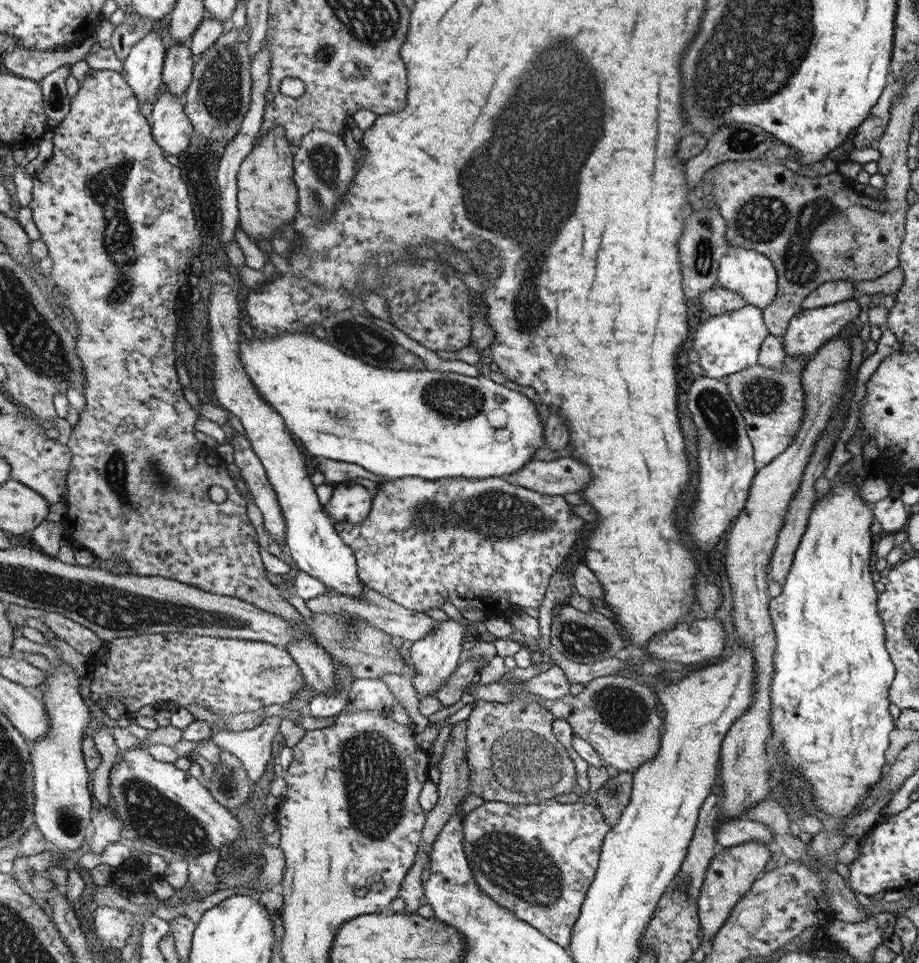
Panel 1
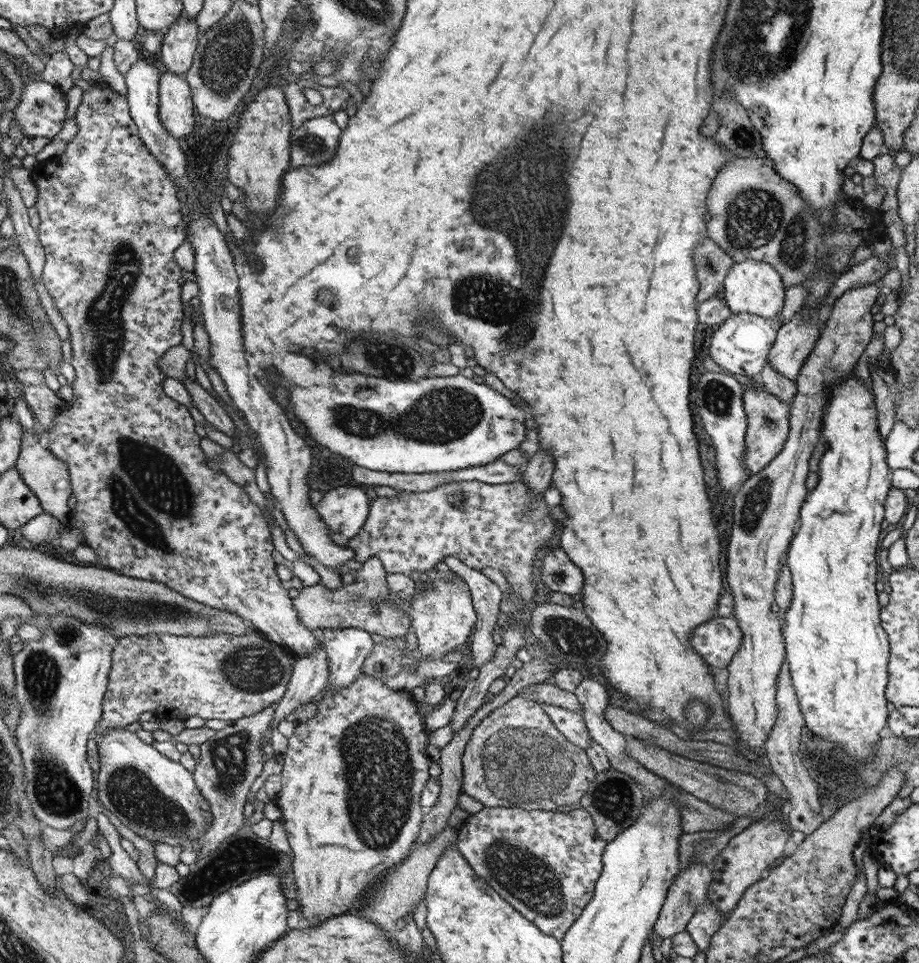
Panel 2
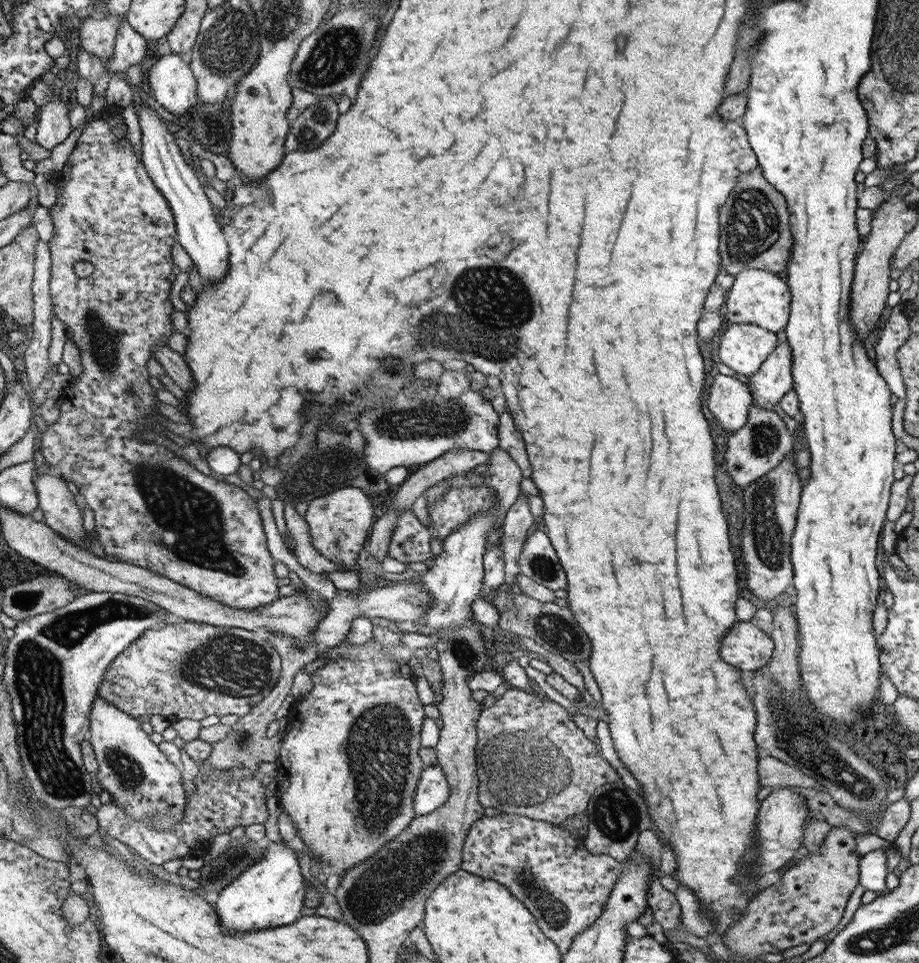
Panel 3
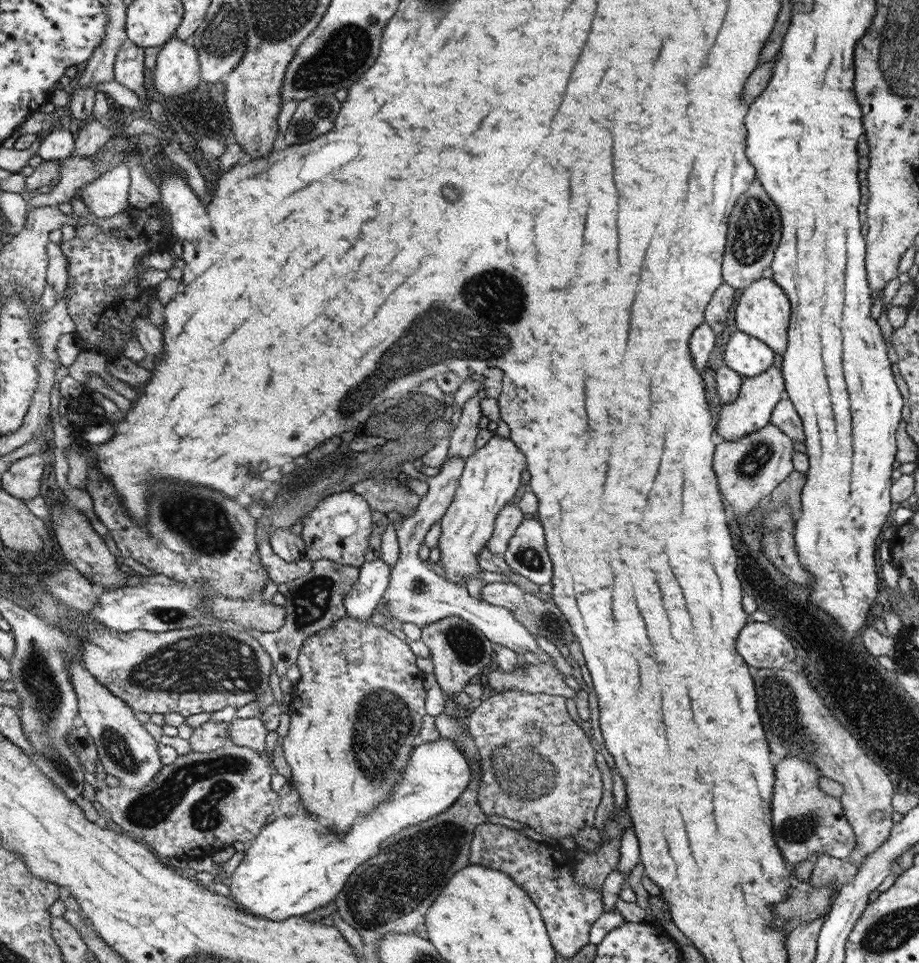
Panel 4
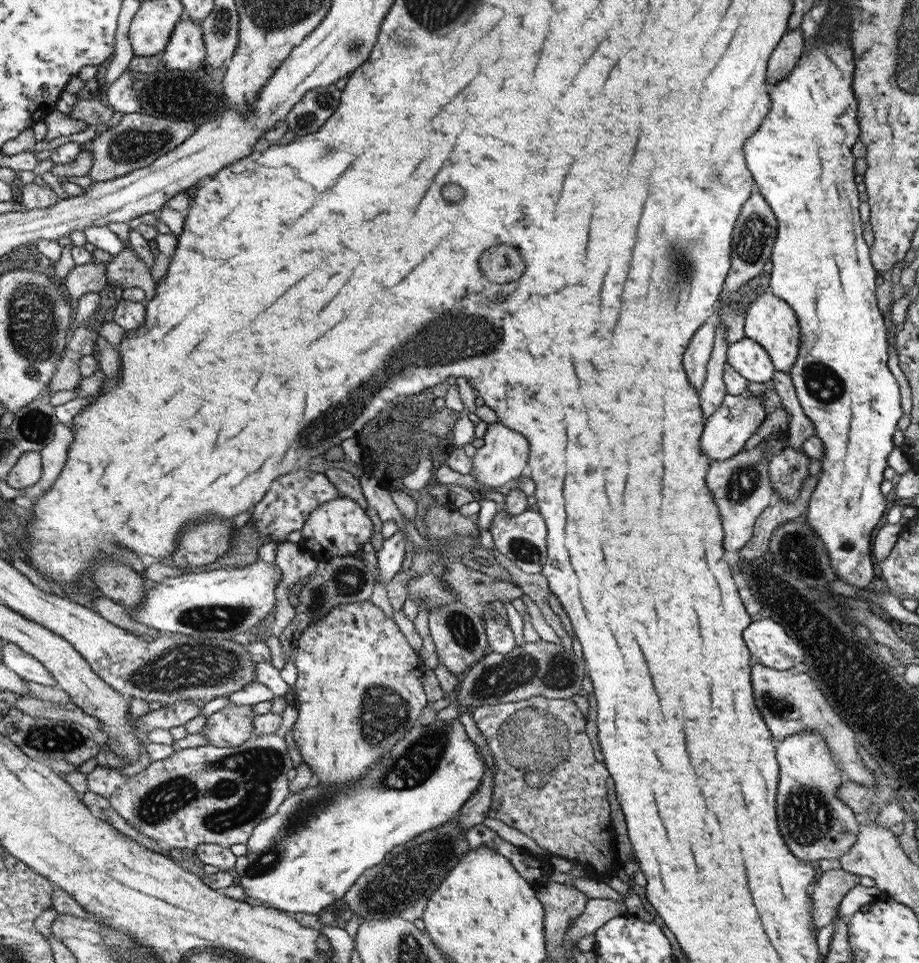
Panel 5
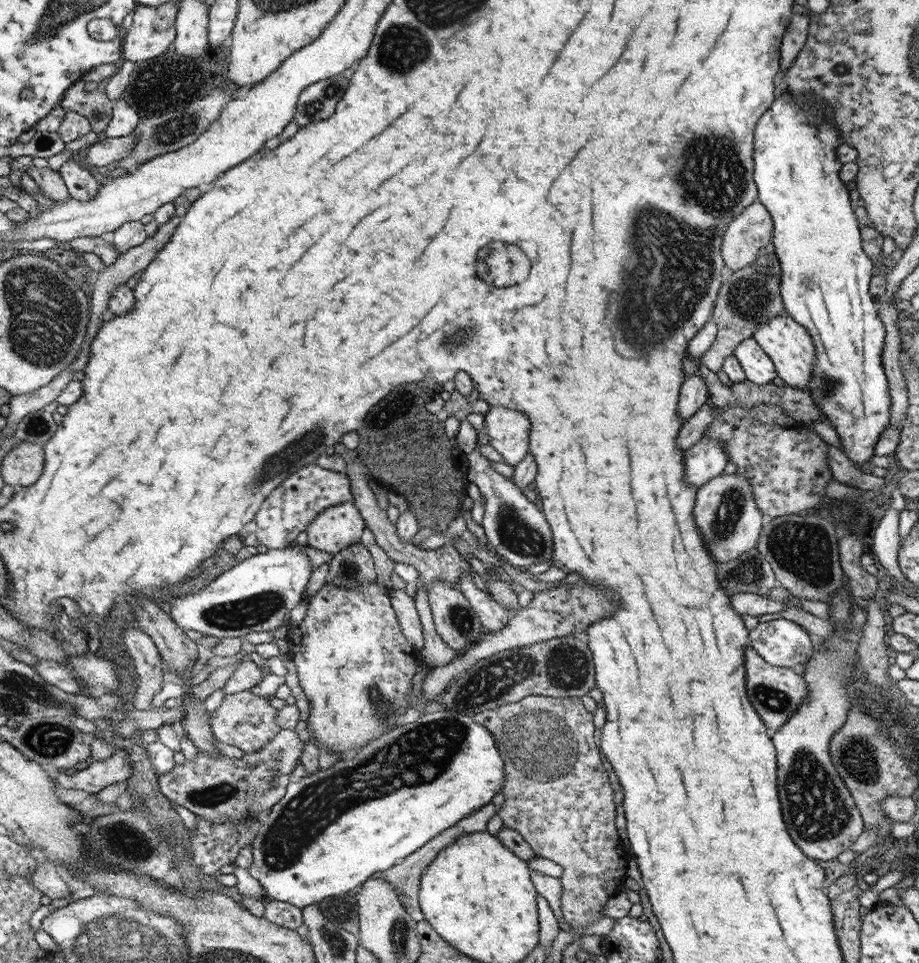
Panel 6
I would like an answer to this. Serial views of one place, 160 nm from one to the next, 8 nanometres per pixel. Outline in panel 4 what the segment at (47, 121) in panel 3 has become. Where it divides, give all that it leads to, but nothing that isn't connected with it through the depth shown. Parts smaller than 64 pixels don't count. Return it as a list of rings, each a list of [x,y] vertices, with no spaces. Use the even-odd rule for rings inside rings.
[[[58,124],[58,126],[42,135],[37,156],[40,156],[43,161],[60,161],[72,157],[74,142],[75,136],[72,132],[69,132],[61,124]]]

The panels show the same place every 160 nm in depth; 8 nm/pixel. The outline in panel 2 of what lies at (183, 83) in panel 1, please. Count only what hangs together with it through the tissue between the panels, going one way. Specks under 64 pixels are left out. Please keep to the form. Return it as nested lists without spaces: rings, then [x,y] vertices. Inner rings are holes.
[[[184,15],[164,30],[159,54],[168,71],[183,76],[188,72],[198,46],[199,33],[197,20]]]

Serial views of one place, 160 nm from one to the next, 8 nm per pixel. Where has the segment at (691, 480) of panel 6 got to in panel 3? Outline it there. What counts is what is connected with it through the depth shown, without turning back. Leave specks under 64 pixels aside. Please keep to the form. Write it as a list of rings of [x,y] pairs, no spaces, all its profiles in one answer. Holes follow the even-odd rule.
[[[788,341],[779,343],[777,347],[768,355],[768,358],[760,365],[754,375],[748,377],[748,389],[753,396],[753,404],[758,408],[773,410],[774,405],[781,401],[781,398],[792,391],[792,353]]]

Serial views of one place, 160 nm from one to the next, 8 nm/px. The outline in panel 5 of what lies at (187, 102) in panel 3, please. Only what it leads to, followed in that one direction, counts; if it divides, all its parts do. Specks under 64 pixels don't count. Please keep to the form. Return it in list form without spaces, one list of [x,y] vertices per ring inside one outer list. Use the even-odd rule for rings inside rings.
[[[184,16],[173,31],[161,64],[172,70],[198,70],[205,60],[205,39],[200,22]]]

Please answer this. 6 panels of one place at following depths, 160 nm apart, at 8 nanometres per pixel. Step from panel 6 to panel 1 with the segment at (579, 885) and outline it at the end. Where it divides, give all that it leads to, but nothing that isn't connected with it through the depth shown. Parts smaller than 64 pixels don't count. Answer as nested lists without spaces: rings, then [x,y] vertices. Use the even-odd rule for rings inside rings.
[[[481,698],[481,700],[476,700],[474,704],[474,710],[470,713],[470,716],[467,719],[466,732],[467,763],[471,770],[469,783],[471,784],[472,793],[481,796],[484,802],[502,801],[507,802],[508,804],[538,804],[544,800],[556,798],[558,794],[568,794],[568,792],[573,792],[572,790],[574,790],[574,787],[578,785],[578,782],[576,781],[578,772],[576,771],[574,762],[570,759],[568,751],[563,747],[562,740],[557,740],[553,734],[552,722],[555,720],[555,716],[550,712],[550,709],[547,709],[536,701],[523,701],[520,699],[502,704],[497,702],[488,702]]]

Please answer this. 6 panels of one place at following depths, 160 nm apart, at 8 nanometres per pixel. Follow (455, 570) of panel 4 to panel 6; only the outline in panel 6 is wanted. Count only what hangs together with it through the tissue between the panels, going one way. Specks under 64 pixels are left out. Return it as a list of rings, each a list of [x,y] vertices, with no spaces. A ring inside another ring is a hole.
[[[493,406],[485,414],[485,427],[493,446],[503,457],[506,464],[517,465],[530,450],[529,436],[532,423],[526,413],[503,406]]]

